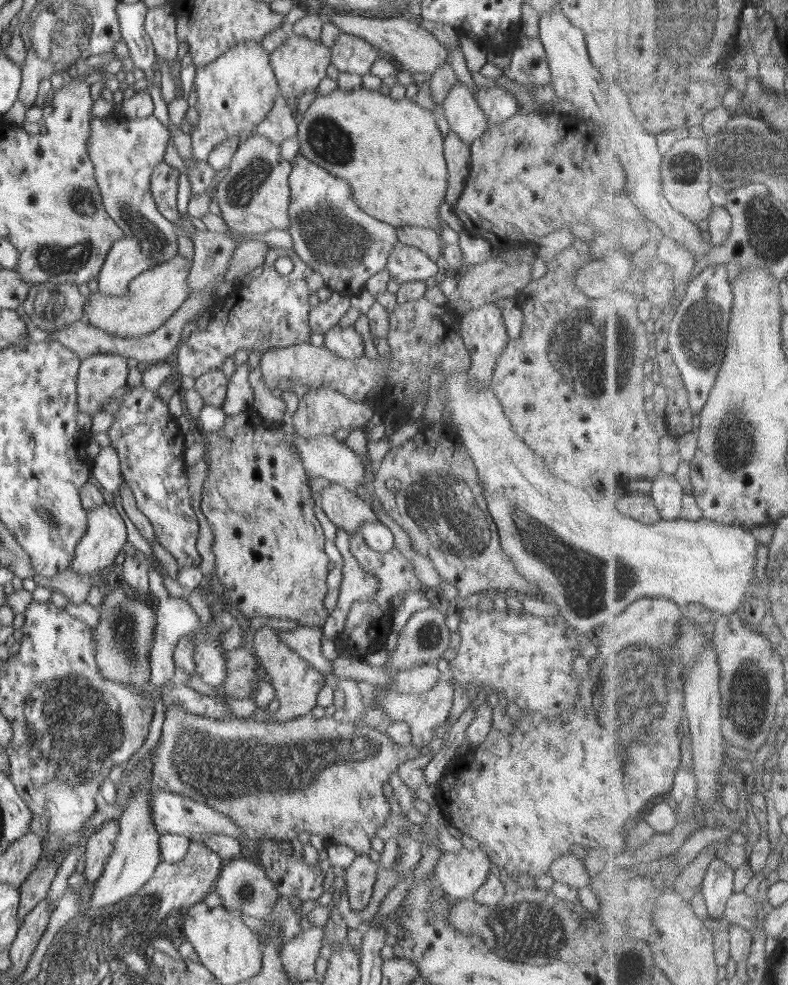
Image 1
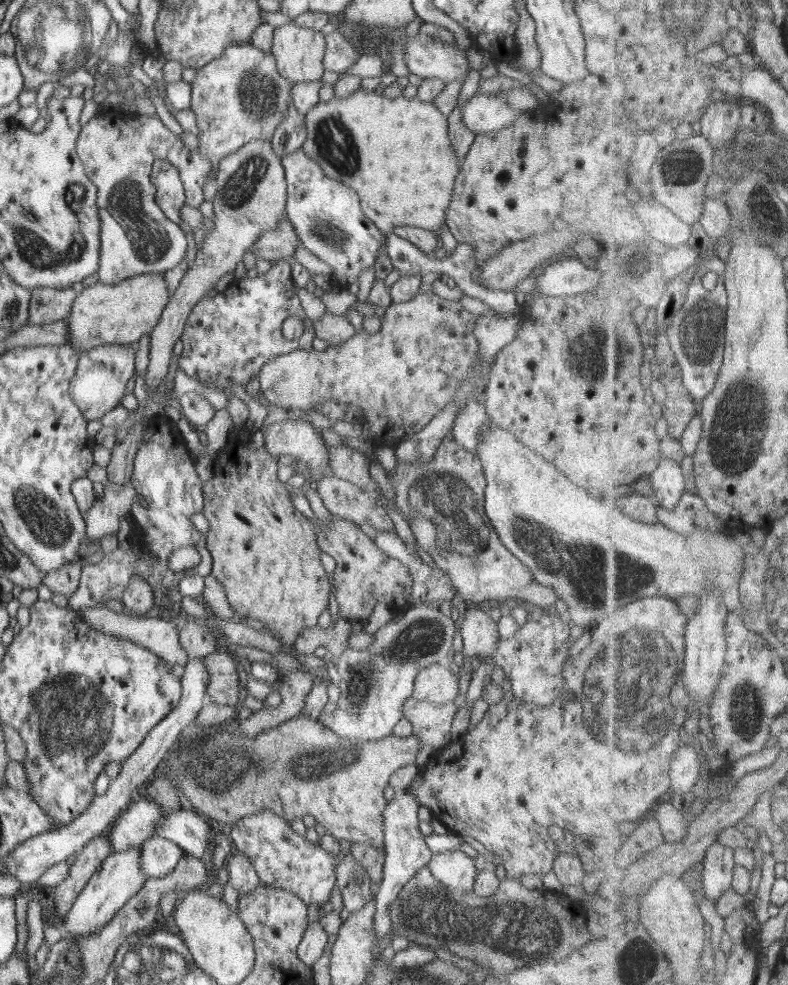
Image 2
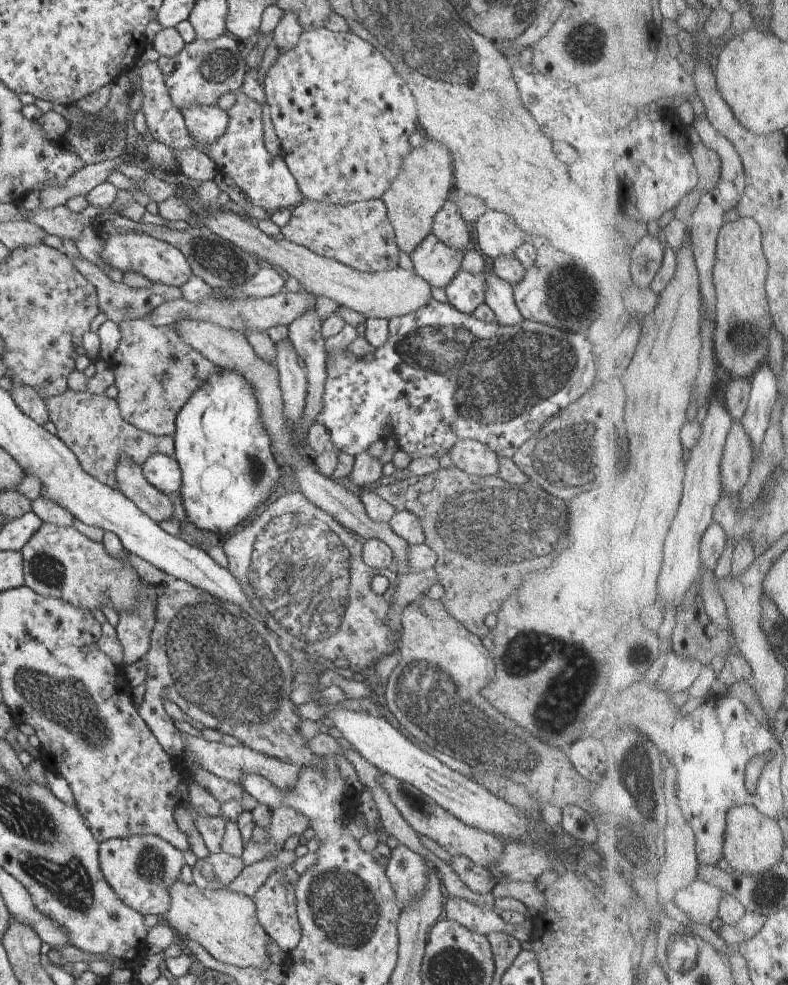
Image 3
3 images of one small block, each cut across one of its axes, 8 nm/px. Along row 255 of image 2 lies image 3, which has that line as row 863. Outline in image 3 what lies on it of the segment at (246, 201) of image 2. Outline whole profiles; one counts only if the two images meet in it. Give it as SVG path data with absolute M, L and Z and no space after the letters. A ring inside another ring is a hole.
M224 852L210 853L193 867L194 884L201 890L227 888L245 868L242 858Z

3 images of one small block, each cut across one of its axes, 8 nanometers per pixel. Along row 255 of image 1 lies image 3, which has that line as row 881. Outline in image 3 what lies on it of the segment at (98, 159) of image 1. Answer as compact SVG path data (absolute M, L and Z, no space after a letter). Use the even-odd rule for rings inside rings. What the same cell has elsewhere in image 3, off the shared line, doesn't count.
M155 835L107 839L99 844L99 864L104 879L118 897L143 916L163 916L170 909L169 889L179 880L185 857L172 844Z

